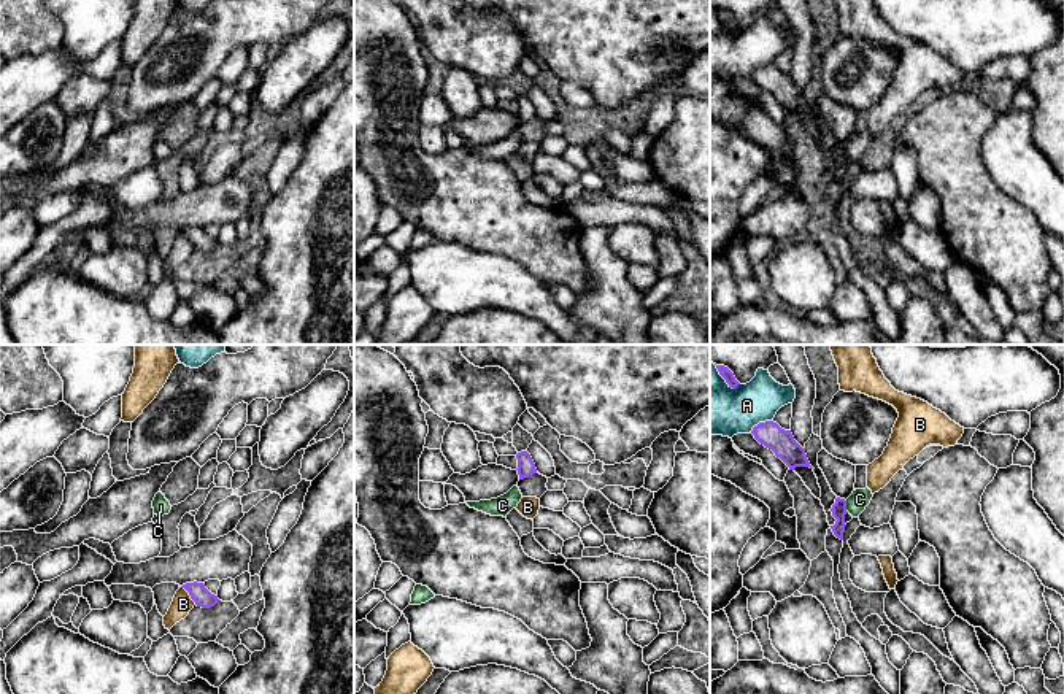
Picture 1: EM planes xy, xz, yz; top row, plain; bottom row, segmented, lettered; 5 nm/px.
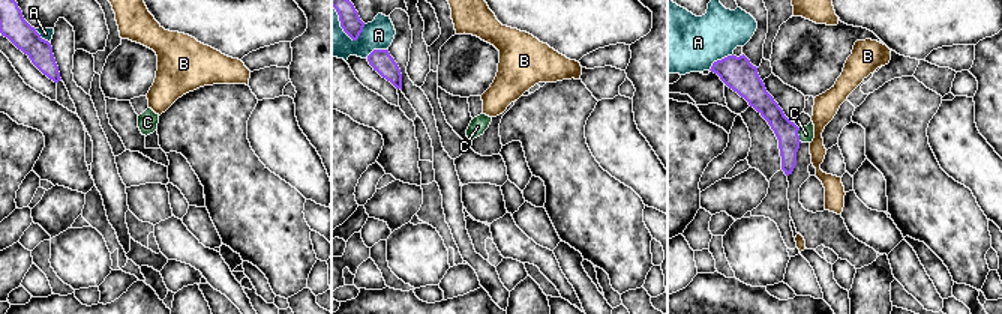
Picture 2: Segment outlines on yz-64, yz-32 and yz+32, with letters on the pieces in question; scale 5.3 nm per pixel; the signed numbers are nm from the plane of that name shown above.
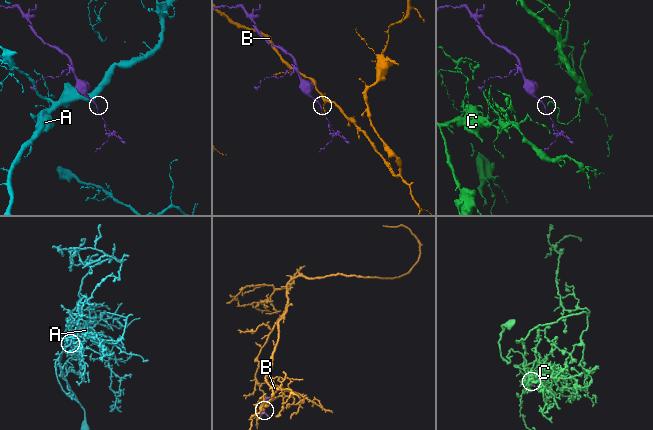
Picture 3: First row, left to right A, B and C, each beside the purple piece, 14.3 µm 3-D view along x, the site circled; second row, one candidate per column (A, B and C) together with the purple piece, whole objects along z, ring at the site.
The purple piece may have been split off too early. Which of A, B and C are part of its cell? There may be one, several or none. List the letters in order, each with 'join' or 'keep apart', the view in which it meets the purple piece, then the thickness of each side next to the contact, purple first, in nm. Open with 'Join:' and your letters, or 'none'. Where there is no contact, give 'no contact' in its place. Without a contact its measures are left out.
Join: none
A: keep apart; meets purple in yz; 130 nm thick on the purple side, 280 nm on the other
B: keep apart; meets purple in xy; 90 nm thick on the purple side, 100 nm on the other
C: keep apart; meets purple in yz; 80 nm thick on the purple side, 100 nm on the other

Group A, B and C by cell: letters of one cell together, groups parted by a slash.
A / B / C

